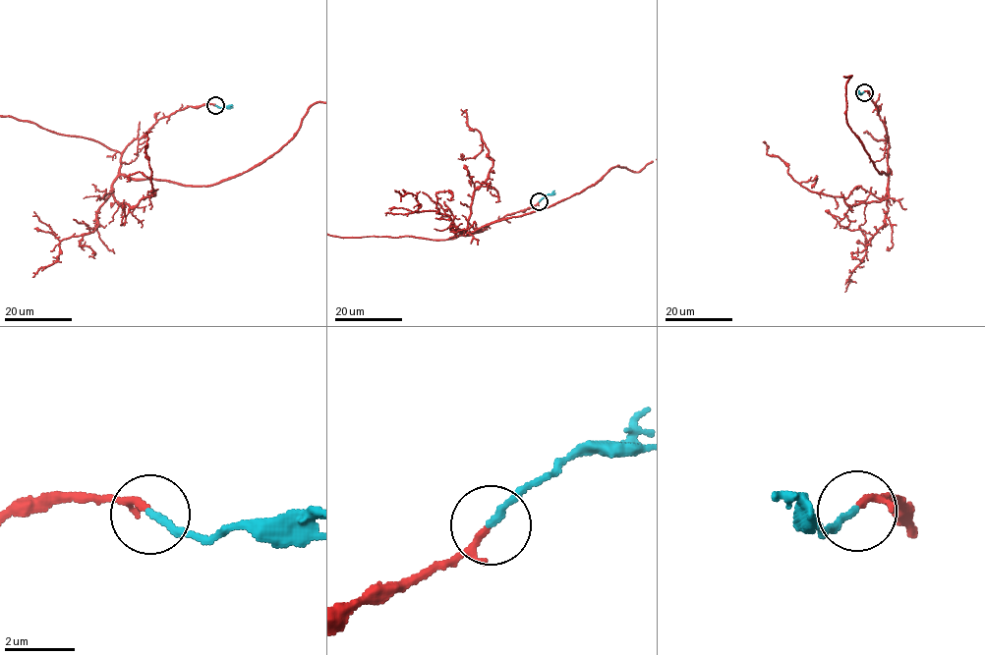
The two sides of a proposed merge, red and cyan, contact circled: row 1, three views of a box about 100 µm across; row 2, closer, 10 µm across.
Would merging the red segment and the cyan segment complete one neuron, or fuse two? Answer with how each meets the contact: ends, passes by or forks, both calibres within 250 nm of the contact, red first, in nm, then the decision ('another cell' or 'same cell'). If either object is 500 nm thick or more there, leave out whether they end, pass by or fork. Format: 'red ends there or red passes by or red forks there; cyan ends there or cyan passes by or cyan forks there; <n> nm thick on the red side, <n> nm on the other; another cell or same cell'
red passes by; cyan ends there; 130 nm thick on the red side, 200 nm on the other; same cell

